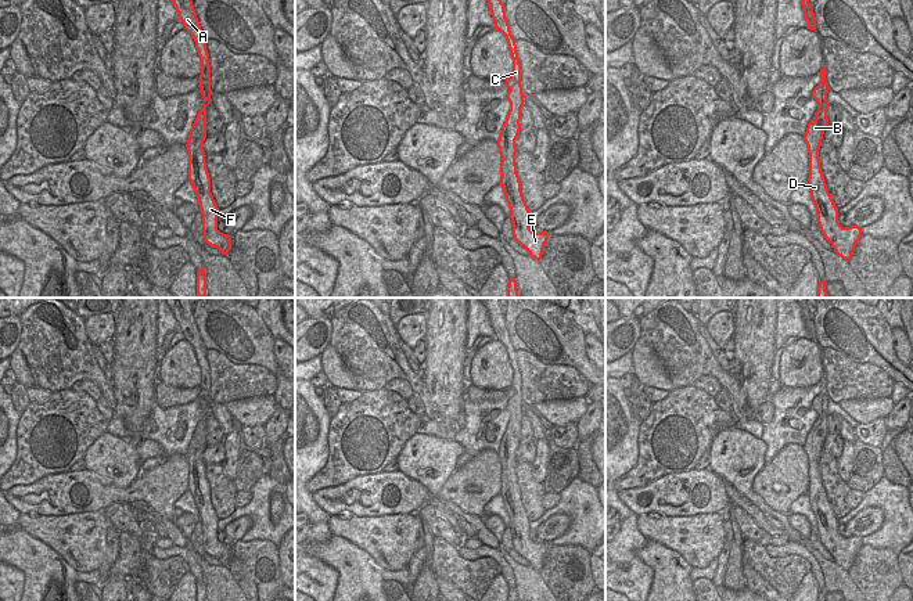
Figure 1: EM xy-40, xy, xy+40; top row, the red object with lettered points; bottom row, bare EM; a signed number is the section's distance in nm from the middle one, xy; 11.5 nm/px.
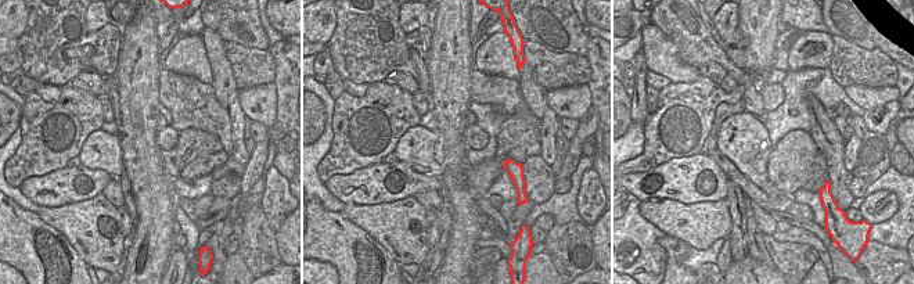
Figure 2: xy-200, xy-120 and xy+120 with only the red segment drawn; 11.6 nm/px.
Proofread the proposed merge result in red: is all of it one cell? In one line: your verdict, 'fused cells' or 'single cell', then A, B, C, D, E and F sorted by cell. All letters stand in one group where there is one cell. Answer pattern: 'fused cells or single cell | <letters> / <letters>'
single cell | A B C D E F

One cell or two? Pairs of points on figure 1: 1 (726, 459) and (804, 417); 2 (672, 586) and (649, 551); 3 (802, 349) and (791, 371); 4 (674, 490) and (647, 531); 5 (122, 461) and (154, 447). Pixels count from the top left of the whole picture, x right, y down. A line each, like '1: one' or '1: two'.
1: two
2: one
3: one
4: two
5: one

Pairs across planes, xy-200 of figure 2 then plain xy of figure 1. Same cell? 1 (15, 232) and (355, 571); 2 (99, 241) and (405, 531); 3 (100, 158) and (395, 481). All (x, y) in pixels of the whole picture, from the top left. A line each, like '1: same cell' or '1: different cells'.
1: same cell
2: same cell
3: different cells

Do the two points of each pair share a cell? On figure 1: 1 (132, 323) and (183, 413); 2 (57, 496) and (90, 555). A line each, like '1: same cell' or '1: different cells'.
1: different cells
2: different cells

